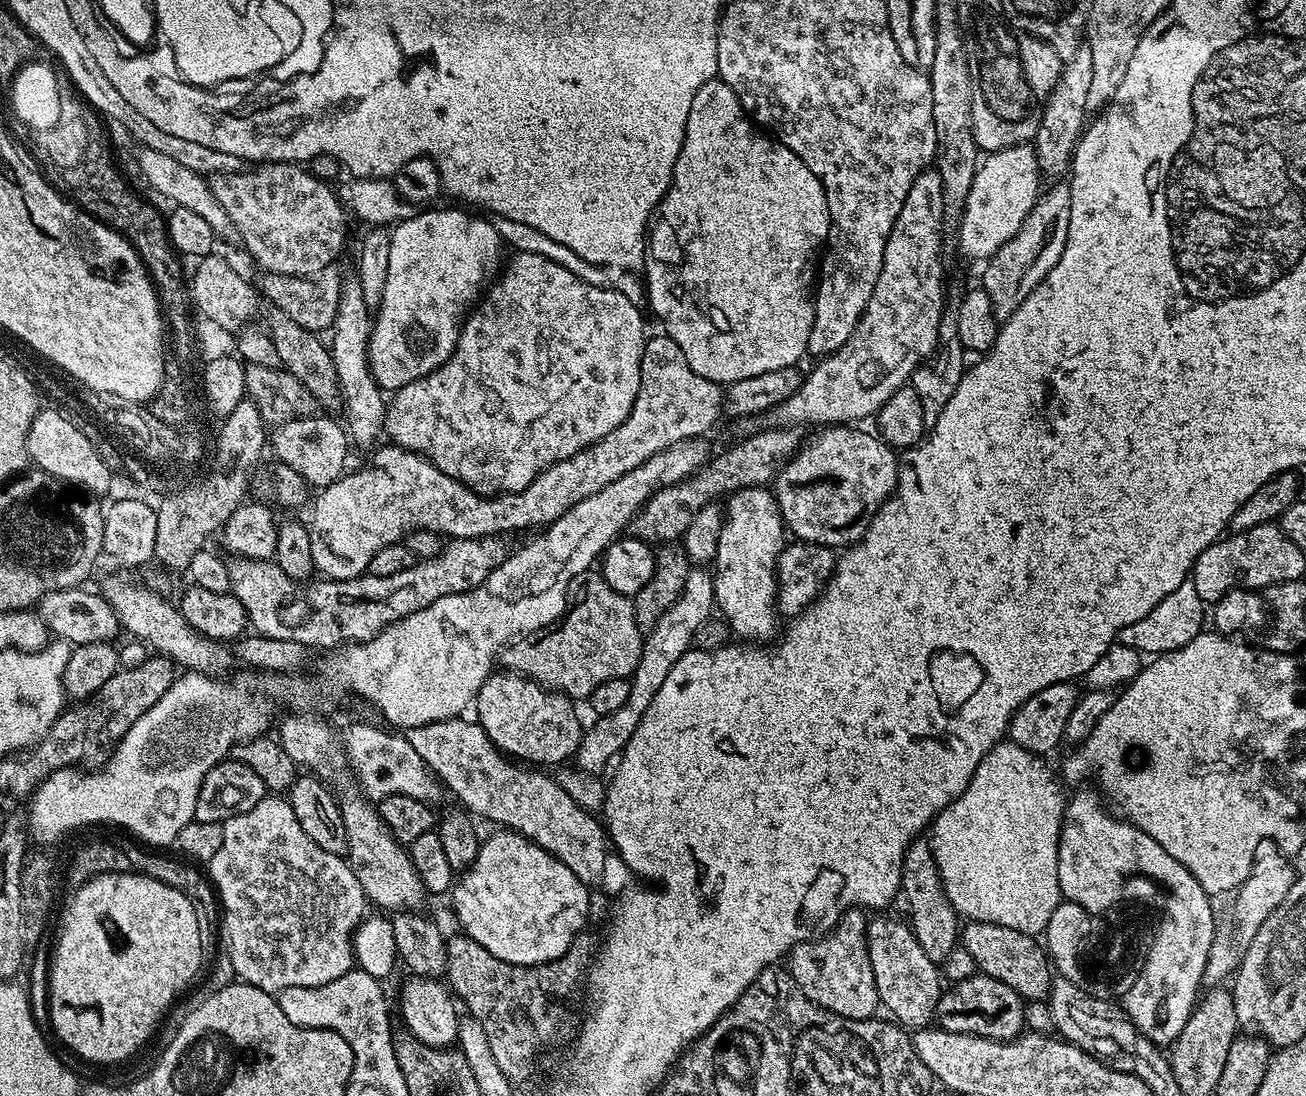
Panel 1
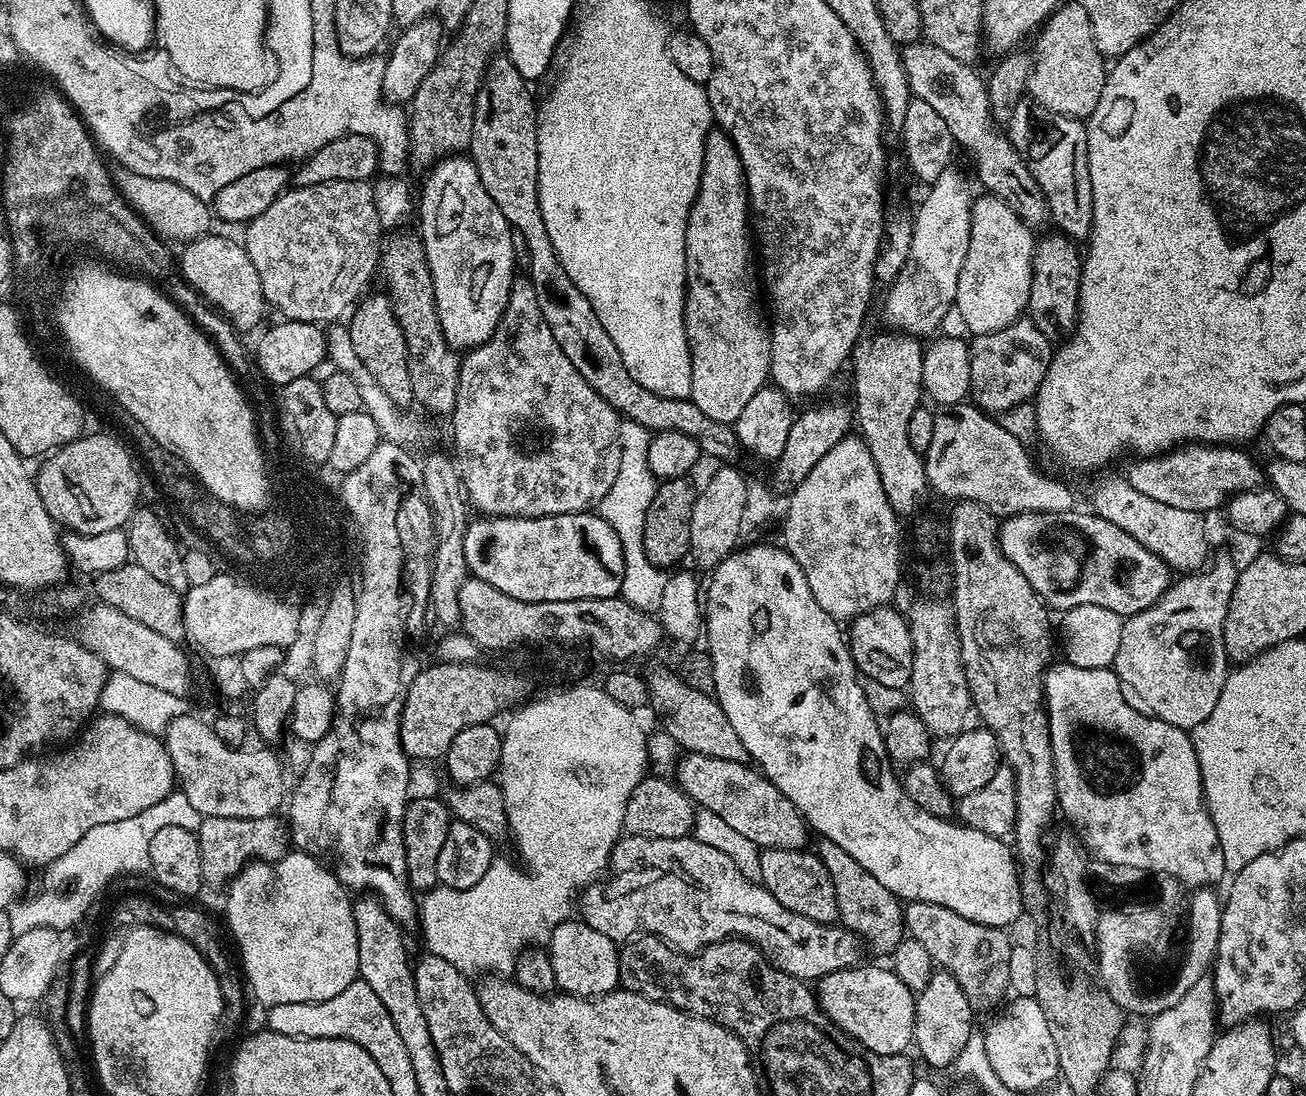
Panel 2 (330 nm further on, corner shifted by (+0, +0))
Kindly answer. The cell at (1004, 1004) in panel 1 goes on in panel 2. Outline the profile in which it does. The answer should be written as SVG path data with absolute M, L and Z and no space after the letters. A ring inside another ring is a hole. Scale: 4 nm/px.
M862 966L851 967L845 971L833 972L819 981L818 1007L829 1021L833 1020L840 1028L845 1028L860 1044L865 1044L869 1053L877 1056L904 1054L913 1043L916 1035L916 999L913 989L898 979L895 971L867 972Z

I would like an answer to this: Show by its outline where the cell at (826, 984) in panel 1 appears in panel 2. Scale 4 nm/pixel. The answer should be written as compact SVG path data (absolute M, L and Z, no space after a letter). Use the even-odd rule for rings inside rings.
M791 847L765 848L759 854L759 879L781 908L818 924L831 925L837 919L836 887L832 884L827 869L817 859L808 858Z

